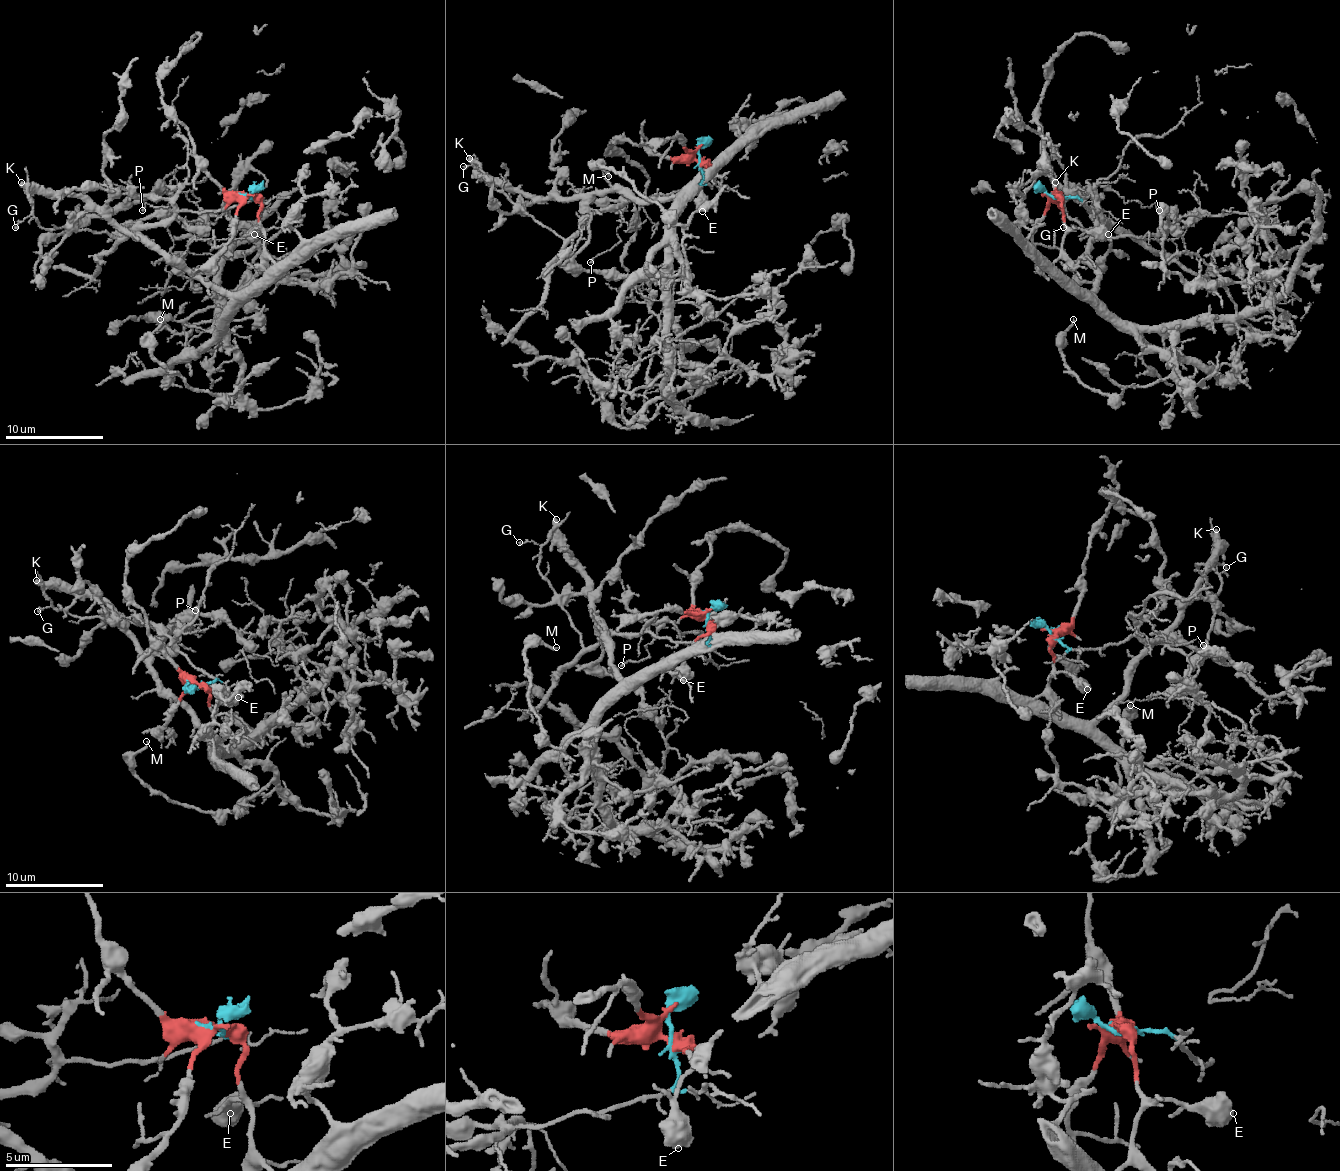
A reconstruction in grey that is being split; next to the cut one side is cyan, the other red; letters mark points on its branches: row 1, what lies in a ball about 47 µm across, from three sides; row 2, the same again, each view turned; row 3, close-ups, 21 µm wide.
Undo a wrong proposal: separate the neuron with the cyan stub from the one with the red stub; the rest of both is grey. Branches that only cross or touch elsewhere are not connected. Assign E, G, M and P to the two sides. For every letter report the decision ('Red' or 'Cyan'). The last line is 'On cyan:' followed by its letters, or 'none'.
E: Red
G: Cyan
M: Red
P: Cyan
On cyan: G, P

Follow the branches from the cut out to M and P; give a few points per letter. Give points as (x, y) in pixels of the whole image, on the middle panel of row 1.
M: (698, 160), (713, 169), (676, 219), (676, 258), (688, 275), (683, 228), (600, 165), (607, 177)
P: (698, 157), (703, 179), (668, 194), (627, 199), (627, 209), (617, 228), (619, 241), (595, 255), (590, 263)

